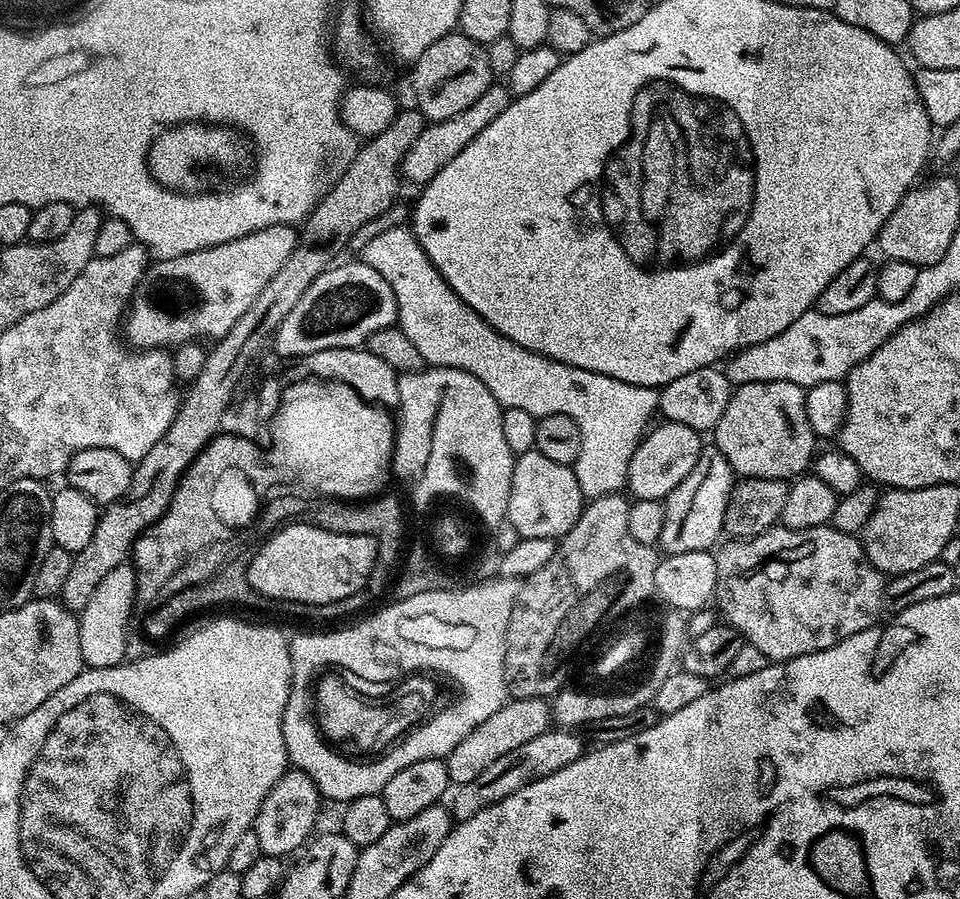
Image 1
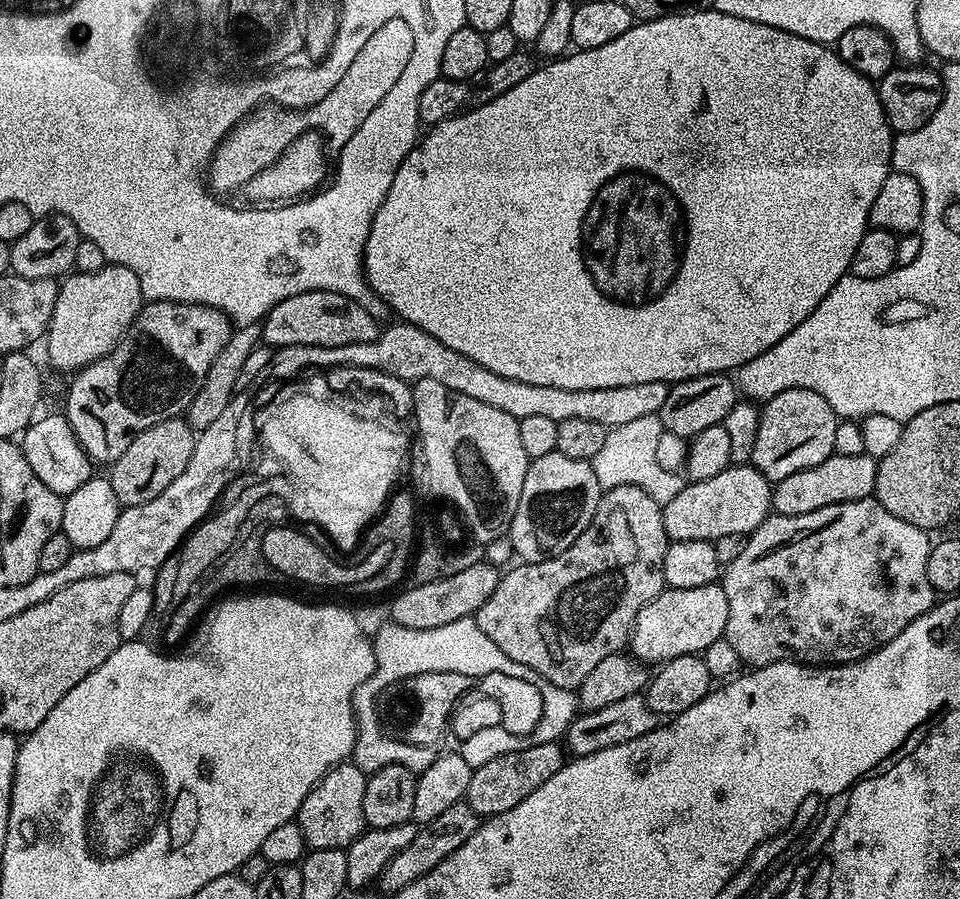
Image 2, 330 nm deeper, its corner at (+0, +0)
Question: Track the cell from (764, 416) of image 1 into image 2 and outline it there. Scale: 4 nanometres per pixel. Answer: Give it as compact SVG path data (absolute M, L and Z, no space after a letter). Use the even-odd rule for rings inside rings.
M791 388L770 398L760 408L758 422L758 438L754 442L751 467L756 468L769 482L775 482L794 474L798 470L806 470L810 466L818 466L826 457L834 453L834 430L838 423L836 411L814 390L805 388Z

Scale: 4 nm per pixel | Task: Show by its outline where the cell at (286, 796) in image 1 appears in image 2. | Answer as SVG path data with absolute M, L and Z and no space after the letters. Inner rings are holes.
M354 762L337 764L306 794L296 812L295 824L304 835L305 845L313 848L347 849L365 831L362 797L366 794L368 776Z

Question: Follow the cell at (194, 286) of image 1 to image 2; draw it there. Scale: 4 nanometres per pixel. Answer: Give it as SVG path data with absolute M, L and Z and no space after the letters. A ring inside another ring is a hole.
M173 300L147 301L112 351L71 377L66 415L78 442L84 447L84 453L97 465L115 465L116 460L126 454L126 446L130 446L130 442L142 430L187 413L191 400L203 384L205 374L233 331L231 319L219 308L205 304L179 304Z

